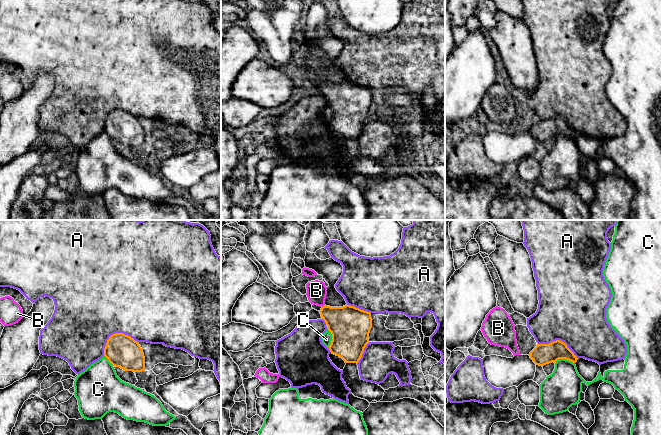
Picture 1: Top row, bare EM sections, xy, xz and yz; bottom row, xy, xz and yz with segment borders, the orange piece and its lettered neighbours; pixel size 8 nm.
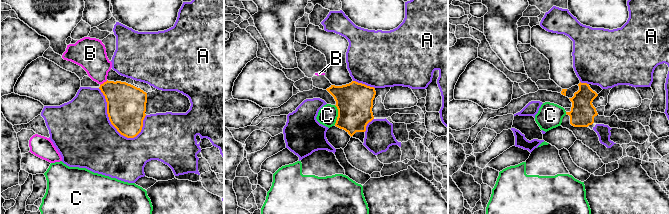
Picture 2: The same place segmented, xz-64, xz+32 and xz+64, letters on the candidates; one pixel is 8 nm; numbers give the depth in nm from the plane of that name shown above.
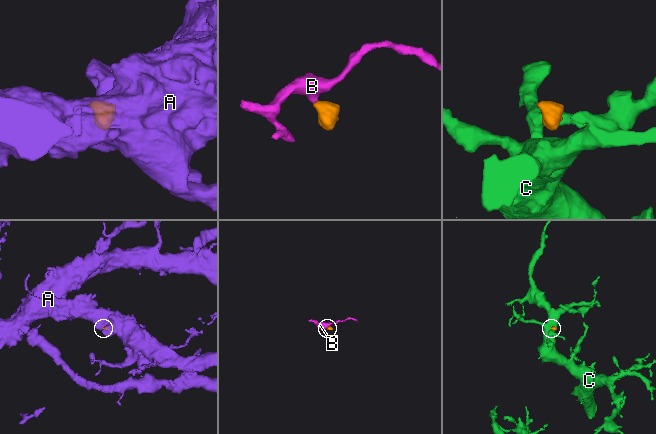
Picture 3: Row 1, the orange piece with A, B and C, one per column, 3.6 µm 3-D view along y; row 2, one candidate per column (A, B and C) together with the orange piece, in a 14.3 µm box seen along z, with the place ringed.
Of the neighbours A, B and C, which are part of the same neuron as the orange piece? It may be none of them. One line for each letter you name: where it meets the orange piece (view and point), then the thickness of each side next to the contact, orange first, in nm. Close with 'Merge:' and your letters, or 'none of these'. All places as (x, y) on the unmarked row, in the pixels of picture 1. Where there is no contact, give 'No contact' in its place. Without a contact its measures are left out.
B: Touches orange at xz (323, 82). Thickness 300 nm (orange) against 160 nm
Merge: B

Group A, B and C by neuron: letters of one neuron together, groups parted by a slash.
A / B / C

